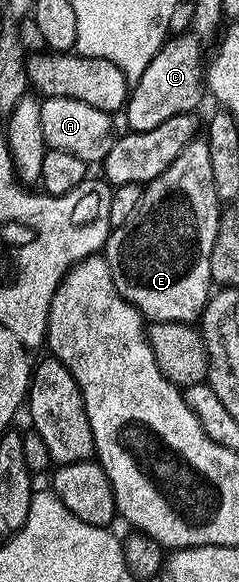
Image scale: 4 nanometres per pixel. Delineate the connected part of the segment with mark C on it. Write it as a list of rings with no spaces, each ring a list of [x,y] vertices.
[[[181,35],[178,39],[170,38],[159,49],[159,53],[147,65],[147,73],[143,73],[141,79],[136,80],[135,88],[127,102],[127,112],[129,111],[129,127],[135,131],[146,131],[155,129],[155,125],[163,125],[167,117],[176,115],[188,115],[196,112],[197,106],[201,103],[201,98],[207,95],[207,67],[201,64],[201,39],[197,35]]]

